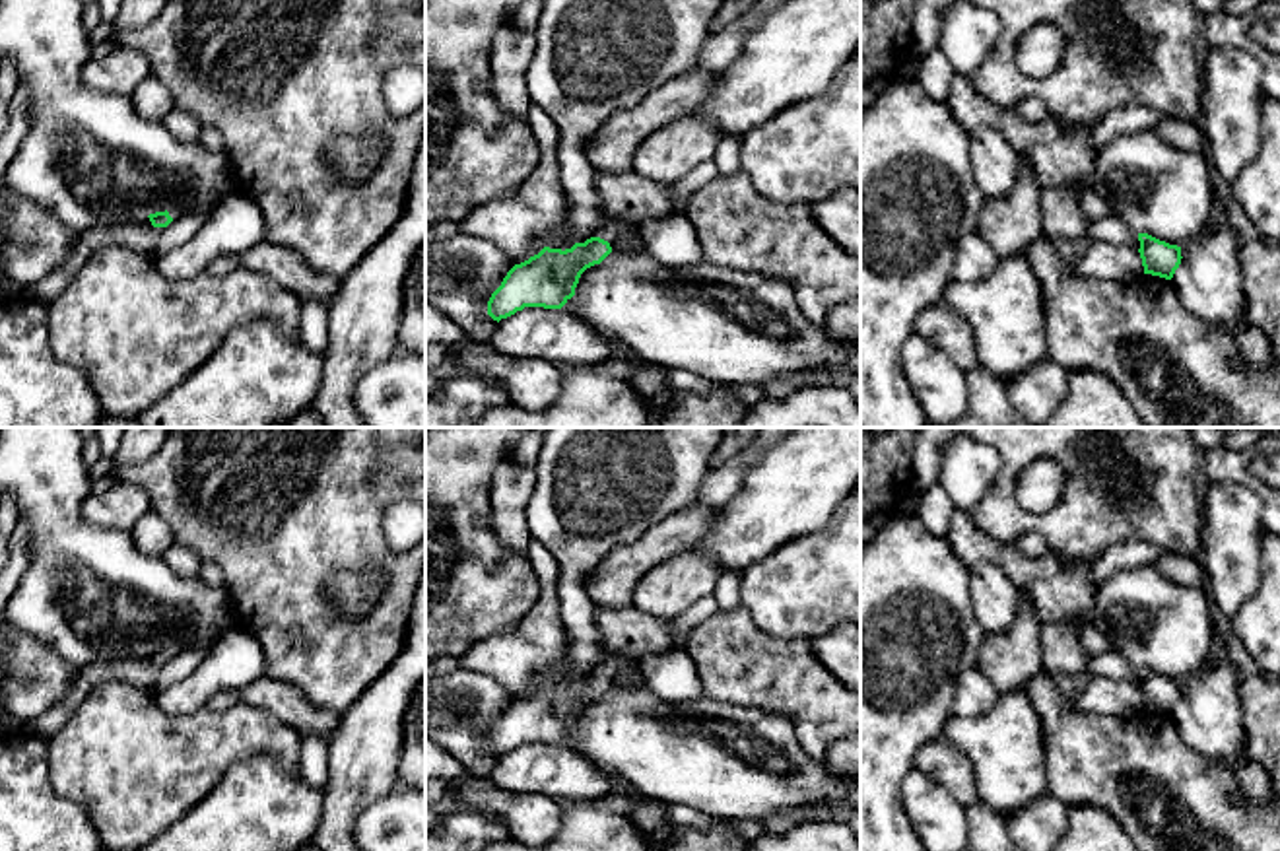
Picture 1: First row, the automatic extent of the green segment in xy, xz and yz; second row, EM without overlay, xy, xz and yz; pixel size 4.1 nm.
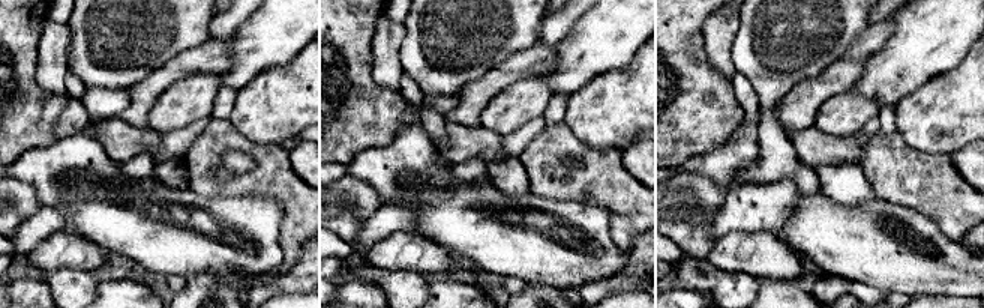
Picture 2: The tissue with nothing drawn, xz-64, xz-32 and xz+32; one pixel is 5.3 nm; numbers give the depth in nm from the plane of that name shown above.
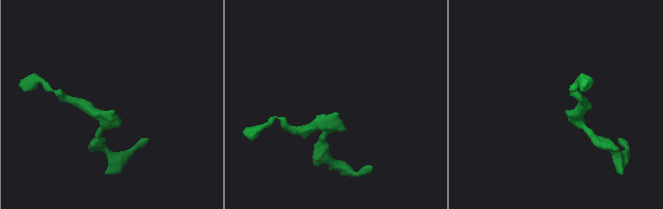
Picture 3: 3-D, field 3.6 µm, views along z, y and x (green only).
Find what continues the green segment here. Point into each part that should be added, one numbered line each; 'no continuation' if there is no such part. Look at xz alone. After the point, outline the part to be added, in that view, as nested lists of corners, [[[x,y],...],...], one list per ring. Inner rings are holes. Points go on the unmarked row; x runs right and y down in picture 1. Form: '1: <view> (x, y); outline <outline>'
1: xz (614, 663); outline [[[610,655],[598,668],[600,674],[612,678],[620,668],[637,668],[637,661],[633,657],[623,657],[623,655]]]

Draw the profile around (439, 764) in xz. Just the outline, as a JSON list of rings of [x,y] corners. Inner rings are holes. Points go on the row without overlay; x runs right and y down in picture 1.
[[[425,738],[425,781],[443,779],[458,783],[466,773],[466,767],[443,746]]]

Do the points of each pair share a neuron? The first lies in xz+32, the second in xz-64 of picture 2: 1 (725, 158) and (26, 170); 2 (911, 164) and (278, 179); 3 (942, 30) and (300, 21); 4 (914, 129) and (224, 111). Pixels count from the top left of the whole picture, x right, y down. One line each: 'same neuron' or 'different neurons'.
1: same neuron
2: same neuron
3: same neuron
4: different neurons

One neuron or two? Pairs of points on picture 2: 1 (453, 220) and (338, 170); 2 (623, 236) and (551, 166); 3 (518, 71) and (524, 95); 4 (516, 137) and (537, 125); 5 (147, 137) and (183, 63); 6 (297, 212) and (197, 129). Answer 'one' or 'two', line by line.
1: two
2: one
3: two
4: one
5: two
6: two

